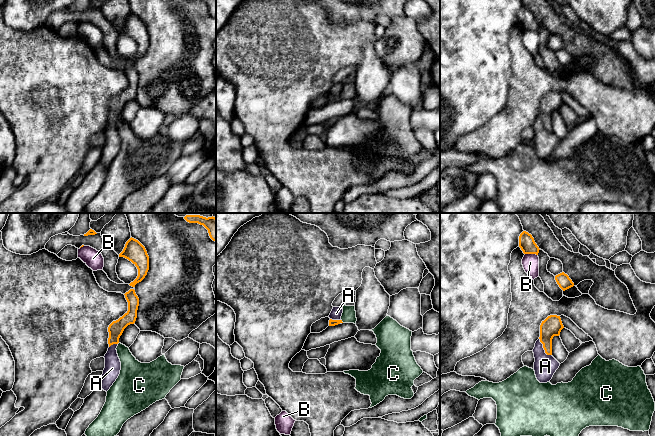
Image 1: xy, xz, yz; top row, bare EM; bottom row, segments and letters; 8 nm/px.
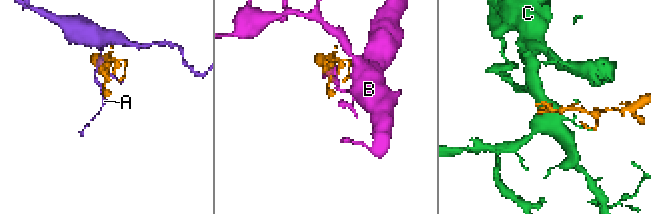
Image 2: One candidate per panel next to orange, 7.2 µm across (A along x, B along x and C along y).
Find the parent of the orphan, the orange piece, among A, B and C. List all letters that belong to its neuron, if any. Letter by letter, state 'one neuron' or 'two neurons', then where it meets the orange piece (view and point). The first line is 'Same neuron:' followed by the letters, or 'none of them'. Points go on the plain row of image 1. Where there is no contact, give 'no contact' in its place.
Same neuron: C
A: two neurons; contact yz (543, 123)
B: two neurons; contact yz (531, 29)
C: one neuron; contact xz (341, 97)

